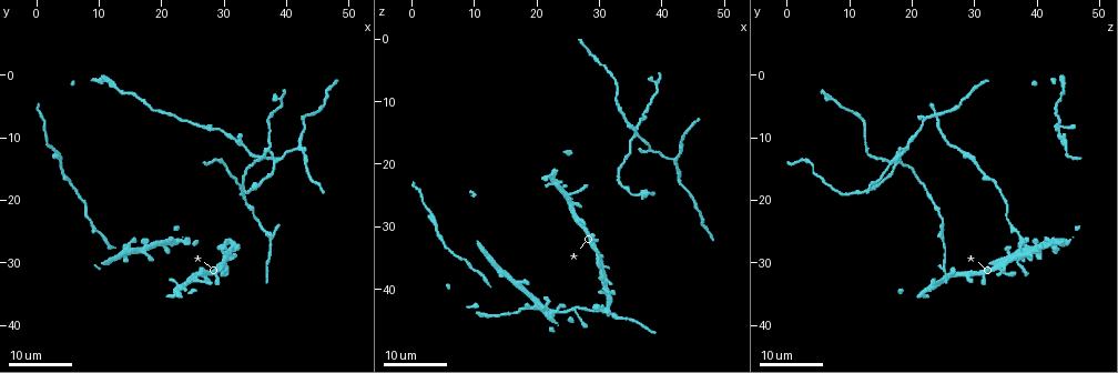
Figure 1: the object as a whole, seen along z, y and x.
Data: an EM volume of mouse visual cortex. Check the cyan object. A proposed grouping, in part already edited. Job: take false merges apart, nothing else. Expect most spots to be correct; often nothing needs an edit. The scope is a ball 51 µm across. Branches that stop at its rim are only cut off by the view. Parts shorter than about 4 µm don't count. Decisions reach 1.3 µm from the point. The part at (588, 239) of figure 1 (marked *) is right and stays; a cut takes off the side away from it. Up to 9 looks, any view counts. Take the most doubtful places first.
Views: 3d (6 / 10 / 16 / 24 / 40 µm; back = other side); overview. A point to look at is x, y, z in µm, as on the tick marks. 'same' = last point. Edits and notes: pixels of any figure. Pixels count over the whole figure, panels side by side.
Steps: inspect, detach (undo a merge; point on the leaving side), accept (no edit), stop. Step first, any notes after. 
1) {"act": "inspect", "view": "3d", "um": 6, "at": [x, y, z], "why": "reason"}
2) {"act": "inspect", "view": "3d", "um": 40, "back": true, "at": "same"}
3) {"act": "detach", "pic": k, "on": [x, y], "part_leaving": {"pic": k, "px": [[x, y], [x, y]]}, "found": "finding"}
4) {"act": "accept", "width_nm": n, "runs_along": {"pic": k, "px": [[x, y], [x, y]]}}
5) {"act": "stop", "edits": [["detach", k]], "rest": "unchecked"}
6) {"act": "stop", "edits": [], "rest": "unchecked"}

{"act": "inspect", "view": "3d", "um": 24, "at": [38.5, 13.5, 17.5]}

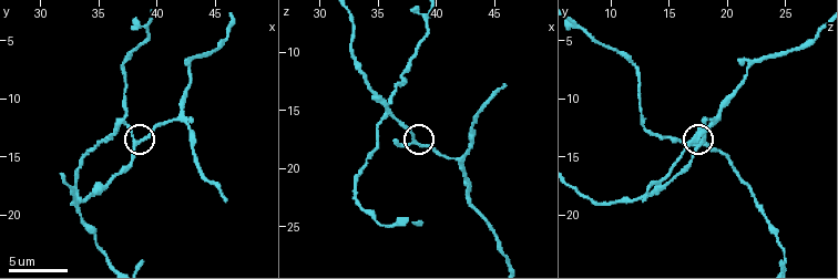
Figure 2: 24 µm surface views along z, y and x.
{"act": "inspect", "view": "3d", "um": 10, "at": [38.6, 13.6, 17.8]}

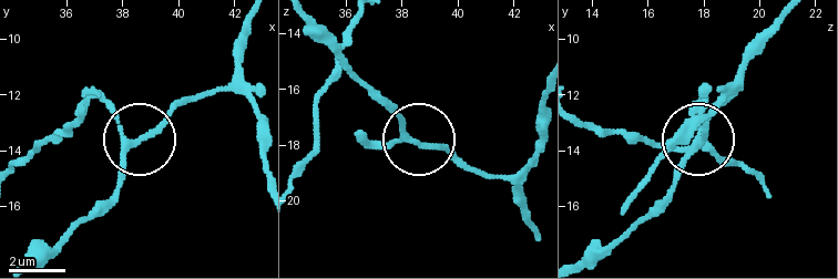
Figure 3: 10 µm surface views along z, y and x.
{"act": "accept", "width_nm": 190, "runs_along": {"pic": 3, "px": [[297, 171], [314, 150], [359, 135], [438, 143], [465, 162]]}, "found": "one cell here"}

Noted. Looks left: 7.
{"act": "inspect", "view": "3d", "um": 16, "at": [37.5, 26.0, 25.0], "why": "three arms meet"}

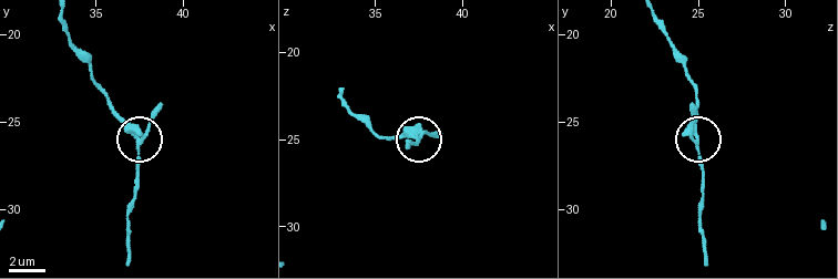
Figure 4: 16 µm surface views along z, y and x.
{"act": "inspect", "view": "3d", "um": 10, "at": [37.5, 26.2, 24.9], "why": "closer look"}

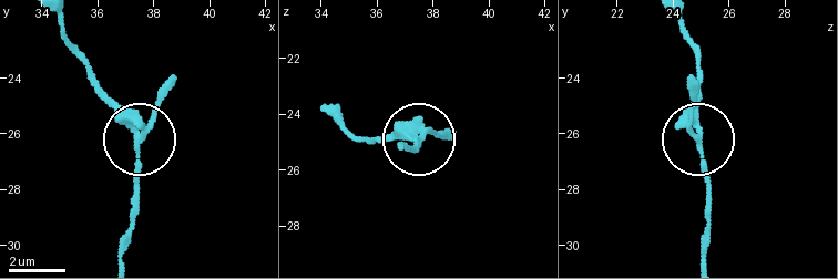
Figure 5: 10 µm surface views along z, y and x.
{"act": "accept", "arms": 3, "found": "continuous, no second cell"}

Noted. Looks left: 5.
{"act": "inspect", "view": "3d", "um": 10, "at": [42.2, 11.2, 19.2], "why": "arms part here"}

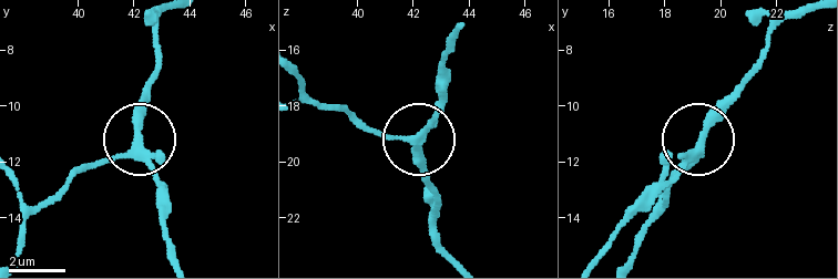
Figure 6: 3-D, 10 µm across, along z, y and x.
{"act": "accept", "side_arm_um": 11, "arms": 3, "found": "one cell here"}

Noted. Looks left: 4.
{"act": "inspect", "view": "3d", "um": 10, "at": [43.0, 7.2, 21.6], "why": "two arms in line, one across"}

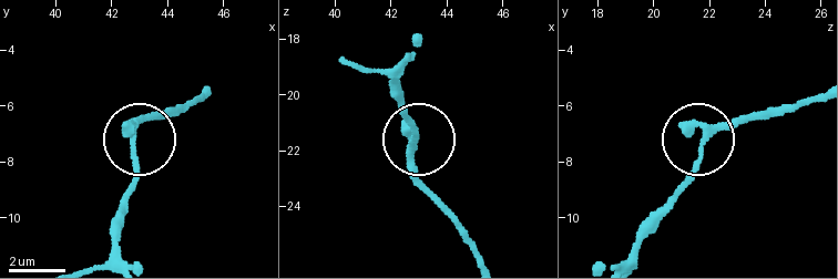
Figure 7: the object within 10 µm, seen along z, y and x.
{"act": "inspect", "view": "3d", "um": 10, "back": true, "at": [42.8, 7.3, 21.8], "why": "other side"}

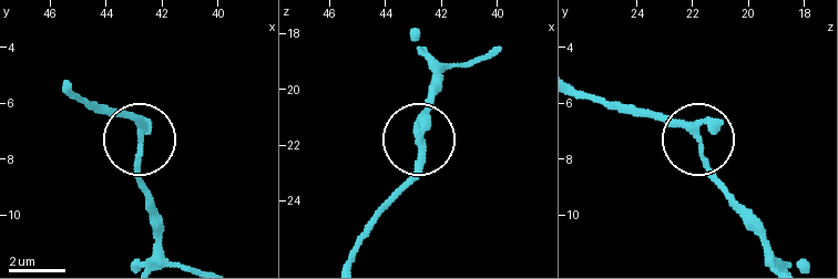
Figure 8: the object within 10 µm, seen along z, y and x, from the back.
{"act": "accept", "arms": 3, "runs_along": {"pic": 8, "px": [[473, 60], [438, 73], [411, 174], [397, 193]]}, "found": "all the same cell"}

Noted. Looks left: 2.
{"act": "stop", "edits": [], "rest": "unchecked"}

